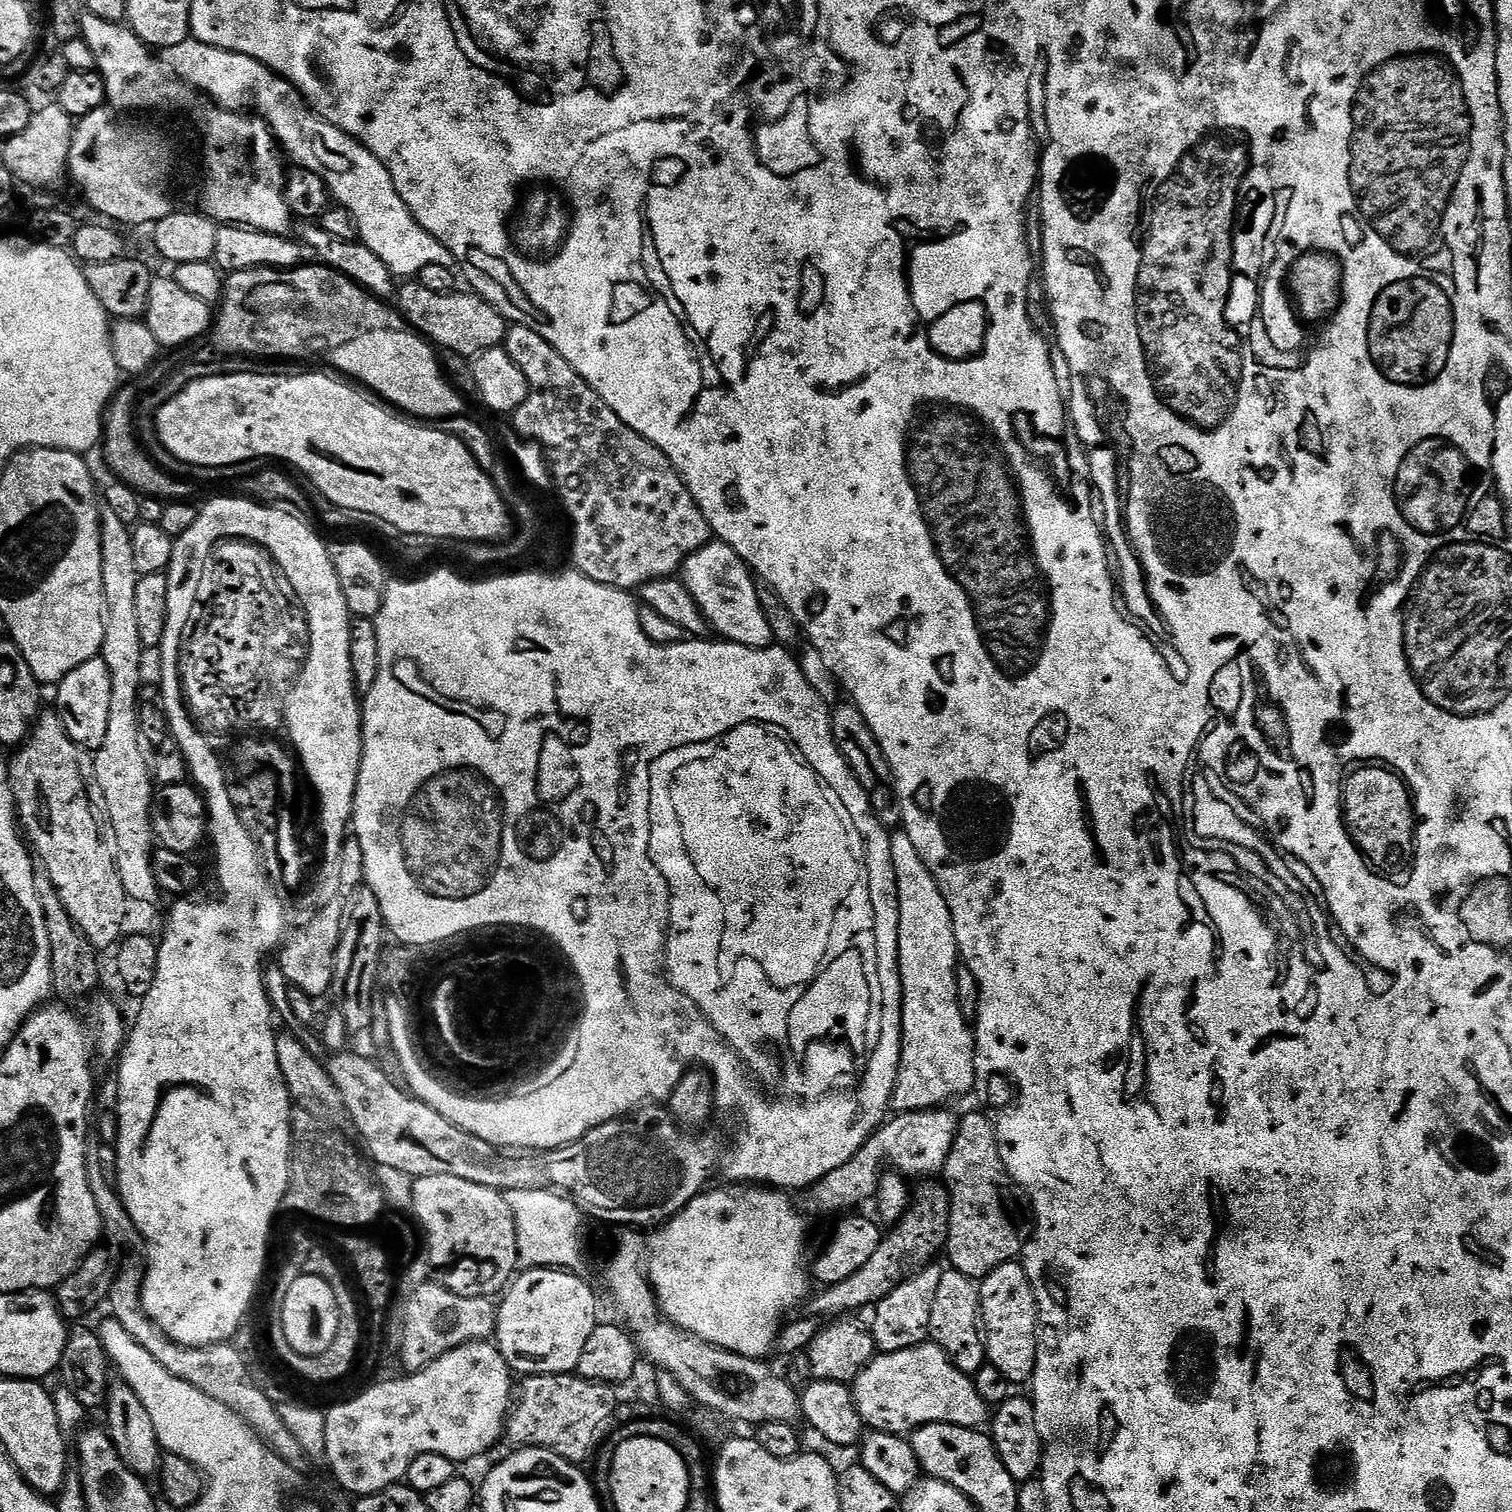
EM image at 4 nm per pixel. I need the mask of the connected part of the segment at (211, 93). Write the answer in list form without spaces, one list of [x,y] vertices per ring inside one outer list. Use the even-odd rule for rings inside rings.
[[[195,38],[183,40],[178,46],[167,49],[166,63],[179,79],[187,81],[193,88],[207,96],[209,101],[232,112],[245,112],[259,116],[272,129],[273,137],[278,141],[279,147],[289,157],[292,155],[299,167],[323,178],[333,201],[354,218],[359,239],[367,248],[374,250],[374,254],[378,254],[382,262],[386,262],[393,276],[416,278],[422,270],[426,270],[426,266],[446,266],[450,269],[457,267],[458,262],[451,250],[438,238],[429,234],[414,218],[406,202],[402,202],[384,163],[367,146],[359,144],[354,137],[347,136],[345,132],[338,130],[330,122],[322,119],[318,113],[313,112],[308,106],[308,101],[300,95],[290,81],[271,72],[265,64],[254,58],[204,44]]]

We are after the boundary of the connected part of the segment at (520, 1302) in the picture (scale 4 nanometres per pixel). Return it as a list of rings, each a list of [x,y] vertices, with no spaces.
[[[530,1268],[511,1281],[502,1299],[494,1343],[513,1373],[521,1377],[575,1373],[582,1349],[598,1323],[596,1296],[580,1274],[559,1268]]]

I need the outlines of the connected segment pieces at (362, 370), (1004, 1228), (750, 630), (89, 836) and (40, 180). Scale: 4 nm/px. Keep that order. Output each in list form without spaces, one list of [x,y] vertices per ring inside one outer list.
[[[381,330],[362,334],[362,338],[354,338],[354,342],[346,342],[346,346],[338,346],[338,350],[330,353],[330,360],[337,368],[335,369],[337,373],[345,372],[340,374],[345,377],[353,376],[353,378],[348,377],[353,381],[361,380],[356,382],[363,385],[365,389],[371,390],[377,397],[385,396],[380,398],[387,401],[389,405],[397,404],[392,406],[409,417],[443,418],[458,416],[465,411],[465,397],[450,383],[438,359],[437,349],[427,339],[411,331]]]
[[[981,1112],[959,1117],[954,1146],[942,1173],[943,1183],[952,1197],[946,1257],[952,1263],[951,1271],[966,1274],[966,1278],[977,1282],[998,1270],[998,1266],[1013,1263],[1023,1253],[1025,1241],[1020,1240],[1016,1227],[1023,1222],[1024,1212],[1026,1216],[1025,1201],[1012,1196],[1014,1181],[1004,1169],[991,1115]]]
[[[710,542],[698,549],[684,563],[682,579],[708,619],[711,629],[719,637],[751,648],[767,648],[773,643],[768,613],[760,601],[761,589],[756,588],[752,569],[731,546],[723,542]]]
[[[47,712],[35,721],[27,741],[15,749],[16,757],[11,757],[12,796],[16,800],[19,823],[39,863],[50,874],[50,880],[54,882],[70,918],[97,950],[105,950],[111,944],[111,948],[120,944],[126,932],[124,923],[128,920],[130,905],[130,898],[118,874],[114,830],[108,823],[108,807],[104,805],[102,786],[96,777],[93,753],[72,741],[59,712]]]
[[[52,102],[45,108],[37,107],[33,111],[26,130],[7,137],[3,141],[4,156],[2,162],[12,171],[13,176],[21,185],[33,184],[36,188],[48,188],[60,179],[65,179],[68,169],[68,159],[72,150],[72,134],[74,117],[66,114],[59,103]]]

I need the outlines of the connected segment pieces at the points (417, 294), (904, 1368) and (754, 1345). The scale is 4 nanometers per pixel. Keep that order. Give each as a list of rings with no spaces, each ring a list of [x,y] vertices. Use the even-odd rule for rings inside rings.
[[[404,282],[398,288],[398,311],[421,337],[427,338],[437,349],[457,352],[469,358],[501,347],[508,335],[509,321],[490,302],[486,302],[471,290],[457,290],[446,294],[434,294],[418,282]]]
[[[925,1342],[897,1352],[880,1352],[873,1356],[864,1367],[862,1374],[851,1385],[852,1397],[858,1414],[869,1429],[877,1432],[889,1432],[895,1436],[911,1434],[924,1424],[953,1424],[963,1428],[979,1429],[990,1420],[990,1406],[978,1394],[976,1381],[969,1373],[958,1370],[954,1362],[937,1344]]]
[[[732,1188],[729,1192],[712,1192],[705,1190],[691,1200],[689,1204],[671,1220],[659,1225],[656,1232],[646,1244],[646,1271],[649,1280],[652,1281],[652,1291],[656,1293],[656,1300],[660,1304],[660,1311],[678,1325],[682,1330],[702,1338],[706,1342],[716,1345],[718,1348],[725,1348],[731,1352],[742,1354],[751,1360],[764,1360],[768,1355],[773,1354],[777,1347],[777,1336],[782,1329],[784,1315],[791,1308],[796,1308],[809,1299],[808,1280],[810,1281],[810,1268],[804,1265],[804,1247],[808,1244],[808,1224],[804,1216],[792,1205],[792,1200],[784,1192],[775,1192],[772,1188]]]

